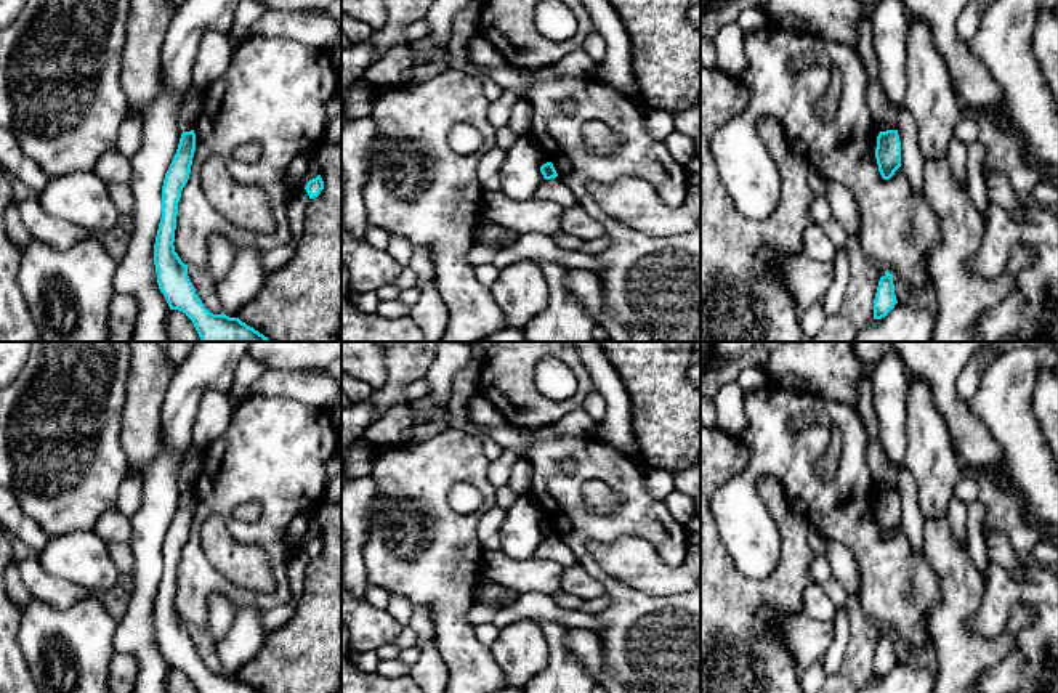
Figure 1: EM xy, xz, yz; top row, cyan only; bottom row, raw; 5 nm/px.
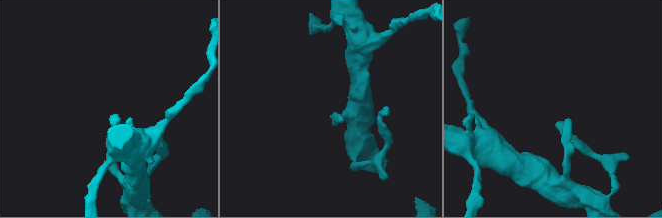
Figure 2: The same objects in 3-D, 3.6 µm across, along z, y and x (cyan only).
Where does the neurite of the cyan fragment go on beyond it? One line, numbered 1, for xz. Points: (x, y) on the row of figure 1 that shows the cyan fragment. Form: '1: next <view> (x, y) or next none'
1: next none

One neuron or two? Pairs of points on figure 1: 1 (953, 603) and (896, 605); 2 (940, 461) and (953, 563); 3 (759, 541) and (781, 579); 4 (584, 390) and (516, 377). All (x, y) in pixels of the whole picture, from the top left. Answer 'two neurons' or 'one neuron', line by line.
1: two neurons
2: two neurons
3: two neurons
4: one neuron

